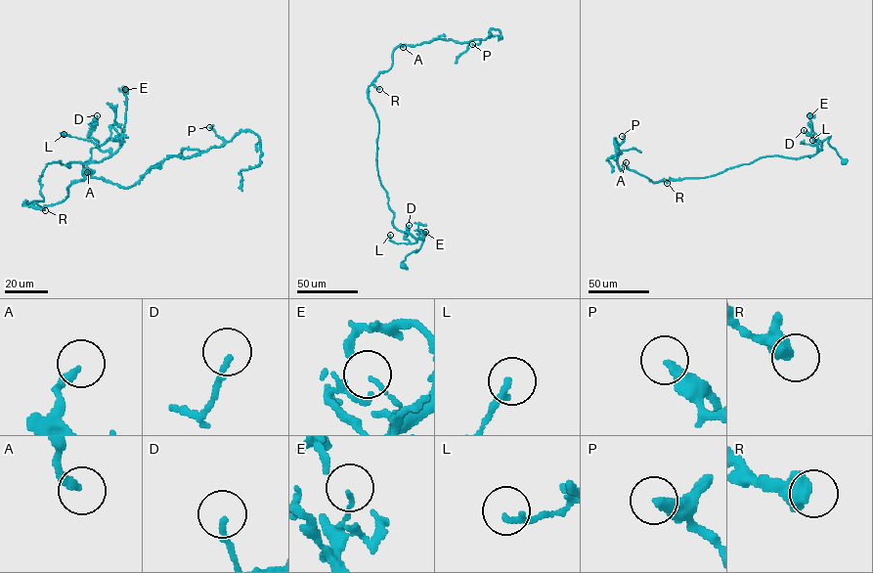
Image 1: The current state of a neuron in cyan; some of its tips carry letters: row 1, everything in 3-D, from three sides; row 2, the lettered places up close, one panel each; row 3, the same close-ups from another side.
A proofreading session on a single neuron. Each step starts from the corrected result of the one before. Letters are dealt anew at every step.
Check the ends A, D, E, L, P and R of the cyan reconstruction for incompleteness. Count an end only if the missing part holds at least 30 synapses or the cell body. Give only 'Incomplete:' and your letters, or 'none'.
Incomplete: none

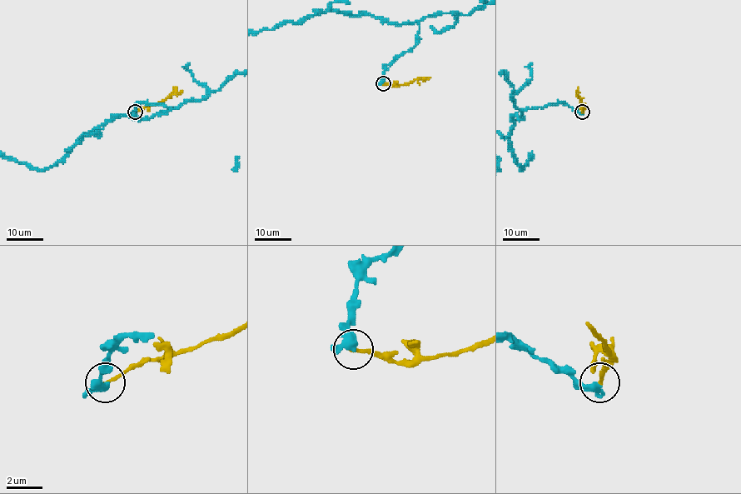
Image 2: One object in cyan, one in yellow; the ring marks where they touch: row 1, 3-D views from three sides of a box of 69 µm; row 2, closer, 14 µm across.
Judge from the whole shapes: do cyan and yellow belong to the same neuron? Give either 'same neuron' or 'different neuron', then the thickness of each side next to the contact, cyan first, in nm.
different neuron | 340/190 nm

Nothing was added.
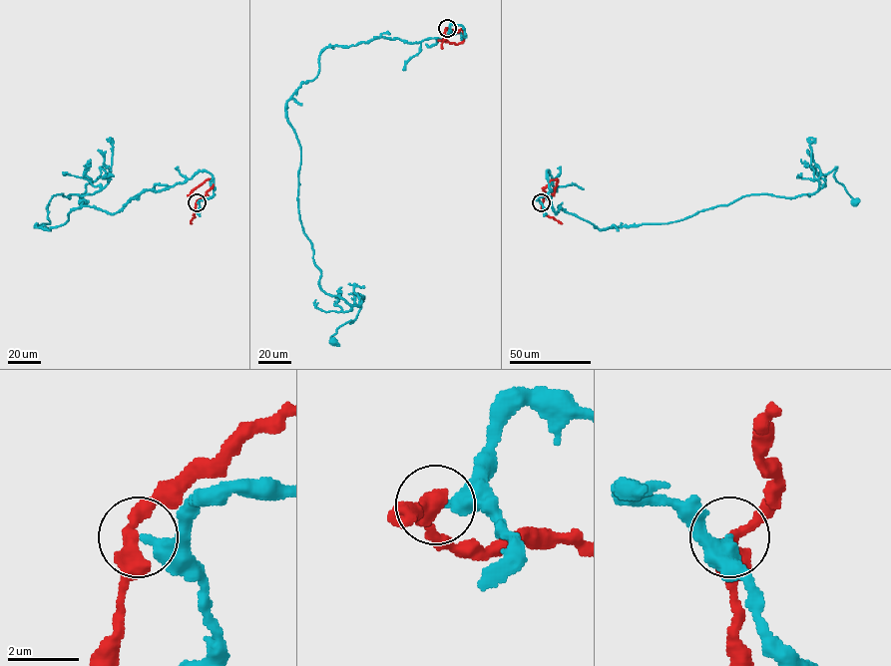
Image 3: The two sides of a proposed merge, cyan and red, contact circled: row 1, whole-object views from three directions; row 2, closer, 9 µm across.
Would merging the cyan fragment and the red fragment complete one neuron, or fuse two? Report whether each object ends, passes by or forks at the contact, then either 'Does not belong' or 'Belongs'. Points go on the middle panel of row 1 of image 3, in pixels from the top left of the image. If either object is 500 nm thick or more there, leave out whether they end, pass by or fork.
At the ring cyan ends. At the ring red passes by. Does not belong

